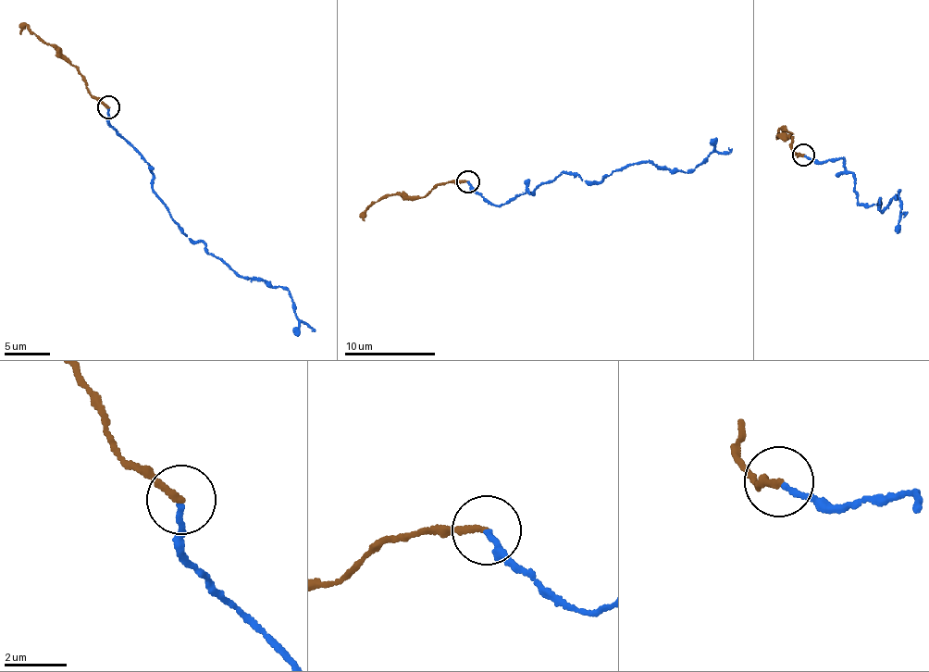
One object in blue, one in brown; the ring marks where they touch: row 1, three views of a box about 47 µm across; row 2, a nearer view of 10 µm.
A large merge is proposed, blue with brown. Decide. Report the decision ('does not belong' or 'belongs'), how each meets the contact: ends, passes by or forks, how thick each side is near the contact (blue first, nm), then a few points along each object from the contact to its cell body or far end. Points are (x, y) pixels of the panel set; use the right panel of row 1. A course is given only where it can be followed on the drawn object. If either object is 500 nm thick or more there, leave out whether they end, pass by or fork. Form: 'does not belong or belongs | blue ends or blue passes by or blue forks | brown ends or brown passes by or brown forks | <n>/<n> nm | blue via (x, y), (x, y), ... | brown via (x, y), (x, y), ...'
belongs | blue ends | brown ends | 160/200 nm | blue via (805, 154), (842, 158), (857, 201), (880, 200), (883, 212), (899, 191), (896, 233) | brown via (803, 154), (796, 155), (792, 138), (776, 136), (781, 129), (794, 133)

